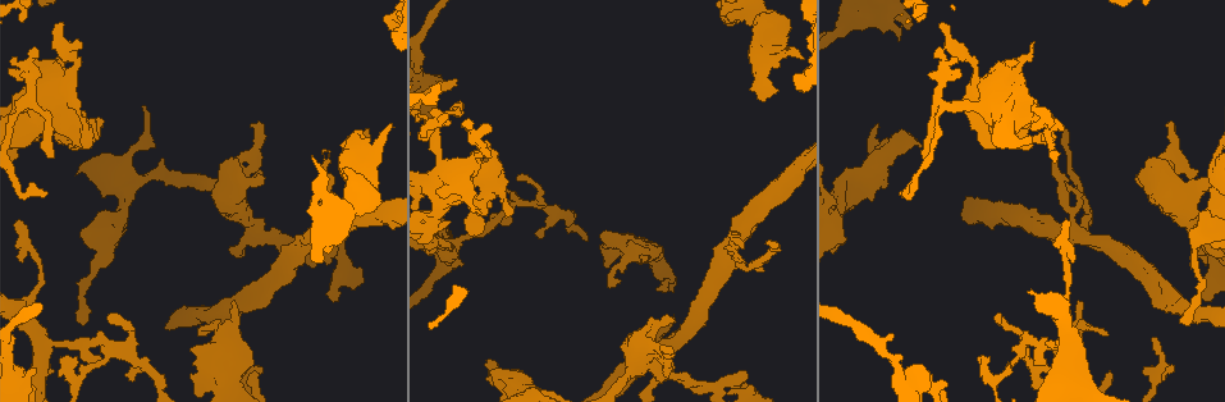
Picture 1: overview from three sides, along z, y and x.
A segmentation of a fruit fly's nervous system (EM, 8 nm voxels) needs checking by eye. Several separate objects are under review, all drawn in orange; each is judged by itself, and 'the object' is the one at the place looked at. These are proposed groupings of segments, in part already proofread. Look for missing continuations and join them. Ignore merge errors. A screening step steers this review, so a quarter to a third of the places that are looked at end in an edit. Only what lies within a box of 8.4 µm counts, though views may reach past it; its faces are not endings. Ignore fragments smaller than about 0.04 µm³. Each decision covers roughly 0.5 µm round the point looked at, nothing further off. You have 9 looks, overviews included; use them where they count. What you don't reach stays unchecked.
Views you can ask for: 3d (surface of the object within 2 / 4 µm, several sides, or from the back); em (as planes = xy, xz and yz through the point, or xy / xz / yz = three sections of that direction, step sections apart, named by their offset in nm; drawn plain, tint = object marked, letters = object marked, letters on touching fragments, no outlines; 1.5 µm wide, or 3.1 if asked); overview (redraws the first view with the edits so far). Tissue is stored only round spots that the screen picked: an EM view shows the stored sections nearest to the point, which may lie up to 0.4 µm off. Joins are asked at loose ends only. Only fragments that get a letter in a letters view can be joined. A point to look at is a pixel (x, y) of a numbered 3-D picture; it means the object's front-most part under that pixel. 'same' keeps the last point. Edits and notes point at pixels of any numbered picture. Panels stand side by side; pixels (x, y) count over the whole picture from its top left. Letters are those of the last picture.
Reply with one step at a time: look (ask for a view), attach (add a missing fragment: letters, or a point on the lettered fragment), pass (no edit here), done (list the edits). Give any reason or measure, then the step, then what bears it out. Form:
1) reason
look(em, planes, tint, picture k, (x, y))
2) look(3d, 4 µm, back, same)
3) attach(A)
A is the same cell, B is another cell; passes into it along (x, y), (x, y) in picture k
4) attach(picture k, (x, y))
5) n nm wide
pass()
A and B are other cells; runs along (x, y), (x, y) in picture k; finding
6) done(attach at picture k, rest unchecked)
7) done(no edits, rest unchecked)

look(em, planes, letters, picture 1, (738, 235))

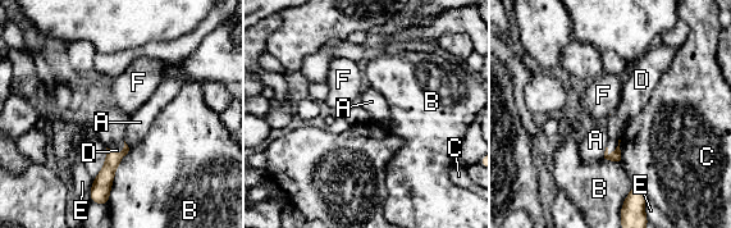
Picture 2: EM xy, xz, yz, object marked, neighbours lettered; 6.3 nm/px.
pass()
A, B, C, D, E and F are other cells; border along (124, 141), (118, 153), (106, 146) in picture 2; none of them fits

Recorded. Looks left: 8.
thin end
look(em, planes, letters, picture 1, (544, 235))

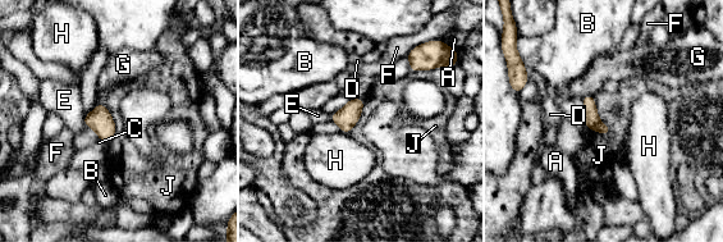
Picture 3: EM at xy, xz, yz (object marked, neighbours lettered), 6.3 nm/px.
pass()
A, B, C, D, E, F, G, H and J are other cells; border along (591, 95), (611, 129), (607, 136) in picture 3; none of them fits

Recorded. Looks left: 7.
free end
look(3d, 4 µm, picture 1, (1080, 301))

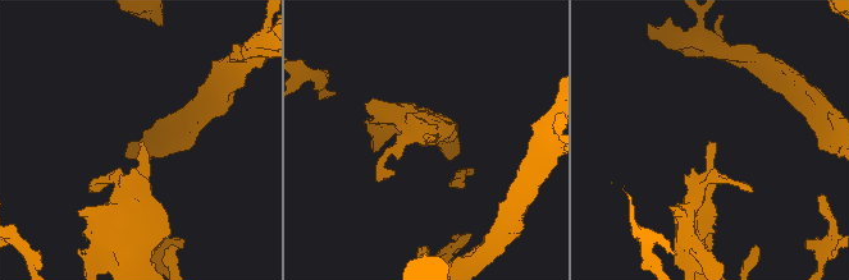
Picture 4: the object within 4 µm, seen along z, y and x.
look(em, yz, step 8, letters, picture 4, (716, 144))

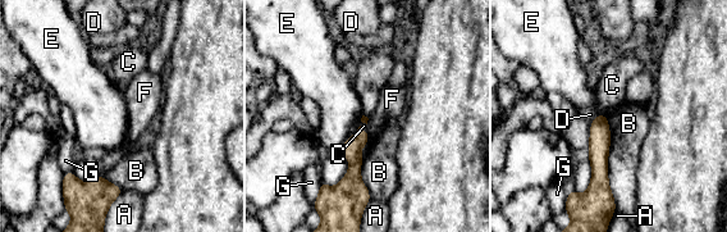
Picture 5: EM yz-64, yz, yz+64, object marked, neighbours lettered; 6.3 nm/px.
look(em, planes, letters, same)

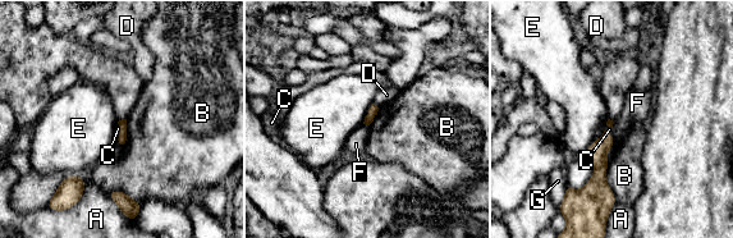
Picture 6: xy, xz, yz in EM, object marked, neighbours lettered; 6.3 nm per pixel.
pass()
A, B, C, D, E, F and G are other cells; border along (612, 131), (614, 145) in picture 6; no lettered fragment goes on from it

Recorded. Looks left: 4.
branch stops here
look(em, planes, tint, picture 1, (331, 293))

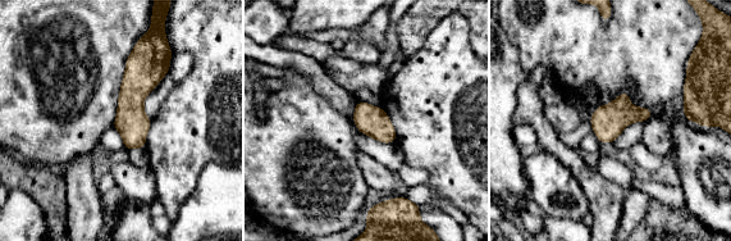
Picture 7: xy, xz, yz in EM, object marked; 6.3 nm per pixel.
see the neighbours
look(em, planes, letters, same)

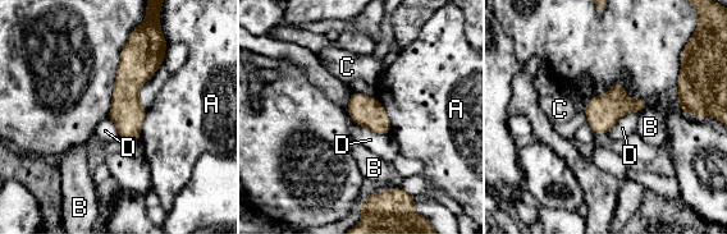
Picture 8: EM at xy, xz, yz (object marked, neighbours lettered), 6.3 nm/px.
D touches over 360 nm
pass()
A, B, C and D are other cells; border along (350, 93), (348, 115), (389, 133) in picture 8; none of them fits

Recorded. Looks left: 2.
done(no edits, rest unchecked)

